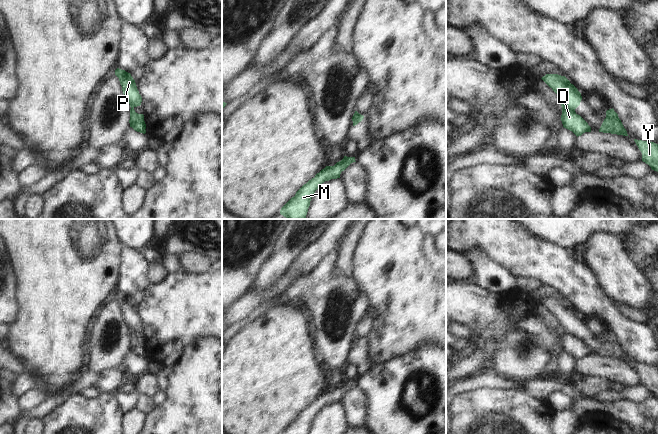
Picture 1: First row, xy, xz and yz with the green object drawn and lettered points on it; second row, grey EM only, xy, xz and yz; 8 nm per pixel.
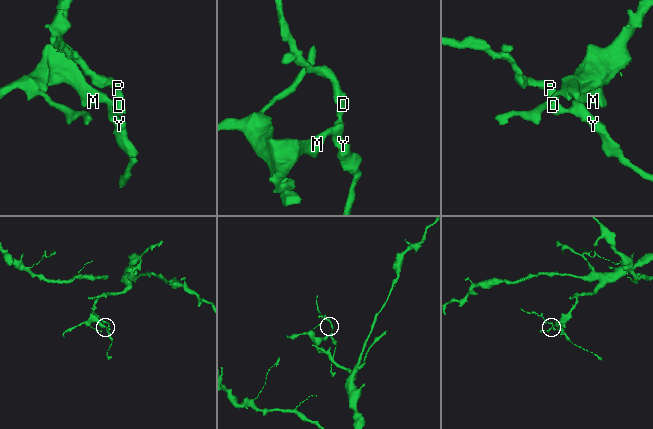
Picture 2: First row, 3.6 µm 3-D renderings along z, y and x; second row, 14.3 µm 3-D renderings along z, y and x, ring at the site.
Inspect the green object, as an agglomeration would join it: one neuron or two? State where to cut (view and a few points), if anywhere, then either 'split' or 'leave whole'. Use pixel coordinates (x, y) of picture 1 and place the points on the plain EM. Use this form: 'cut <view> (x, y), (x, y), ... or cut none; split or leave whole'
cut yz (562, 331), (574, 333); split

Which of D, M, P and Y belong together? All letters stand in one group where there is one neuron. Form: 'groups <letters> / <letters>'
groups D M Y / P

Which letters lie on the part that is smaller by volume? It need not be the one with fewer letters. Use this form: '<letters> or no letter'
P

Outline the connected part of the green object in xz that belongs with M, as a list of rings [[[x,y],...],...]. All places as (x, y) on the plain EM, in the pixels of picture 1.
[[[344,380],[334,390],[326,390],[314,402],[304,408],[281,434],[308,434],[311,422],[320,409],[325,405],[340,402],[341,396],[353,386],[356,386],[355,381]]]

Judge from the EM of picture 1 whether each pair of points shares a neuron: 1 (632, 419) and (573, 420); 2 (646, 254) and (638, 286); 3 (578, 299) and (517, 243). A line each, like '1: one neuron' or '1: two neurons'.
1: two neurons
2: two neurons
3: one neuron

